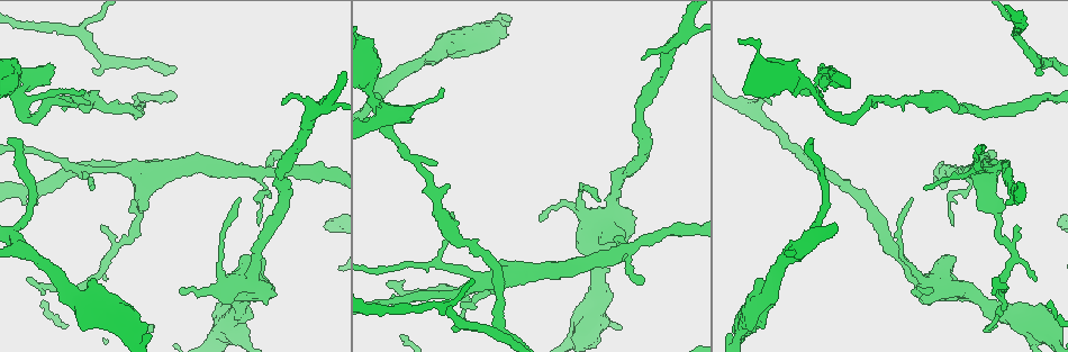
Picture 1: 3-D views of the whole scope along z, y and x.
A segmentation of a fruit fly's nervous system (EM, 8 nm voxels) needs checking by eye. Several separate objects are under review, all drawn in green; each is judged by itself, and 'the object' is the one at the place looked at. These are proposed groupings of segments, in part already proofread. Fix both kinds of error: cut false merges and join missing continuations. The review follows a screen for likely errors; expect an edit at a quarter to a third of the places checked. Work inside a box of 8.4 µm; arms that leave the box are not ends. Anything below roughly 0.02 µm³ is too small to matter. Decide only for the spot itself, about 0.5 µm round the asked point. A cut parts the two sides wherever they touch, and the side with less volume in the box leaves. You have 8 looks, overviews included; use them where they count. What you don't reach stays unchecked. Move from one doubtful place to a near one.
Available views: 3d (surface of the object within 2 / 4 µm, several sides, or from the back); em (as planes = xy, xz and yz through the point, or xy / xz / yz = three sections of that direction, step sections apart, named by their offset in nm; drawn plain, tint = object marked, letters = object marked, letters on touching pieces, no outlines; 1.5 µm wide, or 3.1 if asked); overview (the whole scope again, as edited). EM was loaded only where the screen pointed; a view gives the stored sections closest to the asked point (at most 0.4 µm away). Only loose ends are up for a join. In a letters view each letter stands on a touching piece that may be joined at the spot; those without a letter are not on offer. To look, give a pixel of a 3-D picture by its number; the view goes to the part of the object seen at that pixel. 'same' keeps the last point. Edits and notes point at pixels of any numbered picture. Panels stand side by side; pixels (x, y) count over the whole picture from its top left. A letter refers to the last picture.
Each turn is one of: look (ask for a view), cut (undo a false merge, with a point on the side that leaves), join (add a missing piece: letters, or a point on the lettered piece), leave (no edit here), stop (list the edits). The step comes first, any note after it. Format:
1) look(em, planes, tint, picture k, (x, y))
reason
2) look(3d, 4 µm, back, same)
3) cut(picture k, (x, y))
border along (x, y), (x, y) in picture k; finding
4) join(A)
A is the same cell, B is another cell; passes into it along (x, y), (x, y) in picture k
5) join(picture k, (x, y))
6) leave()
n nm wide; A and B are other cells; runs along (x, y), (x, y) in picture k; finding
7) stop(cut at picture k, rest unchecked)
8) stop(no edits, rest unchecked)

look(3d, 2 µm, picture 1, (17, 95))
three arms meet

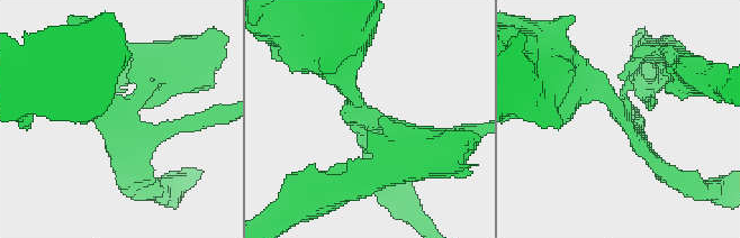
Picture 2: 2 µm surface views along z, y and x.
look(em, planes, letters, picture 2, (366, 122))

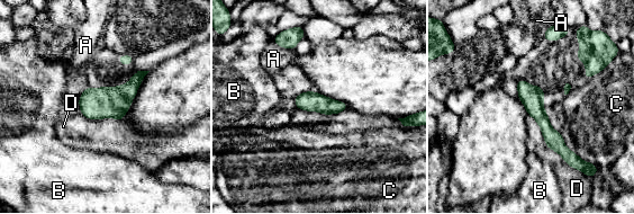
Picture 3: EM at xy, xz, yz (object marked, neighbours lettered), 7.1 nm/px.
cut(picture 3, (128, 90))
A, B, C and D are other cells; border along (117, 87), (129, 100) in picture 3; two neurons meet here

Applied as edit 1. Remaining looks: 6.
look(overview)
redraw

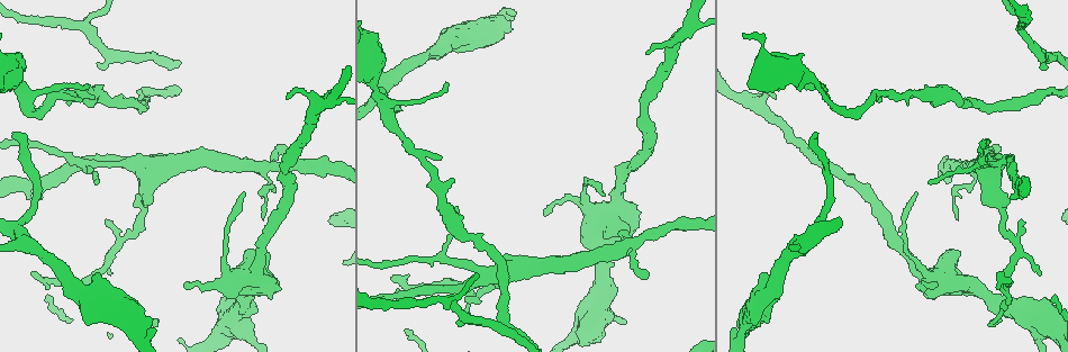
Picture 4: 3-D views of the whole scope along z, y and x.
look(em, planes, letters, picture 4, (263, 220))

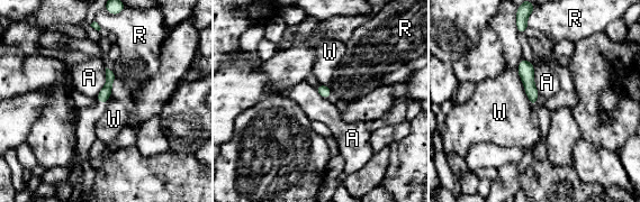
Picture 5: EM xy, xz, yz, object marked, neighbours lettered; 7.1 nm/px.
leave()
80 nm wide; A, R and W are other cells; border along (516, 71), (529, 103), (532, 107) in picture 5; no lettered piece goes on from it

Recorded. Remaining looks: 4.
look(3d, 4 µm, back, picture 4, (142, 327))
sudden change in width

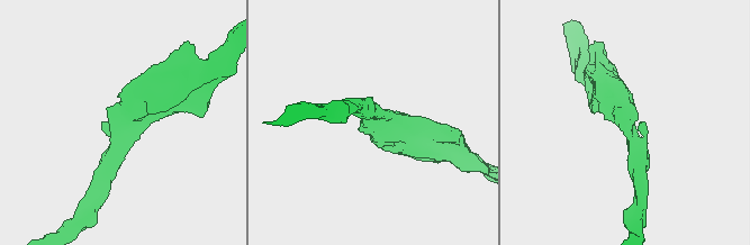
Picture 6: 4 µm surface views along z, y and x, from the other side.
look(em, planes, letters, picture 6, (624, 118))
arms of 300, 550 nm

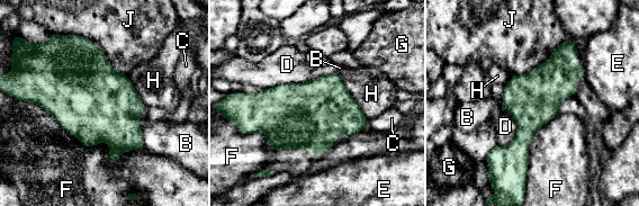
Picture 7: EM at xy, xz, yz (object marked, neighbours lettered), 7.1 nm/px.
leave()
B, C, D, E, F, G, H and J are other cells; all the same neuron

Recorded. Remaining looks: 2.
stop(cut at picture 3, rest unchecked)

